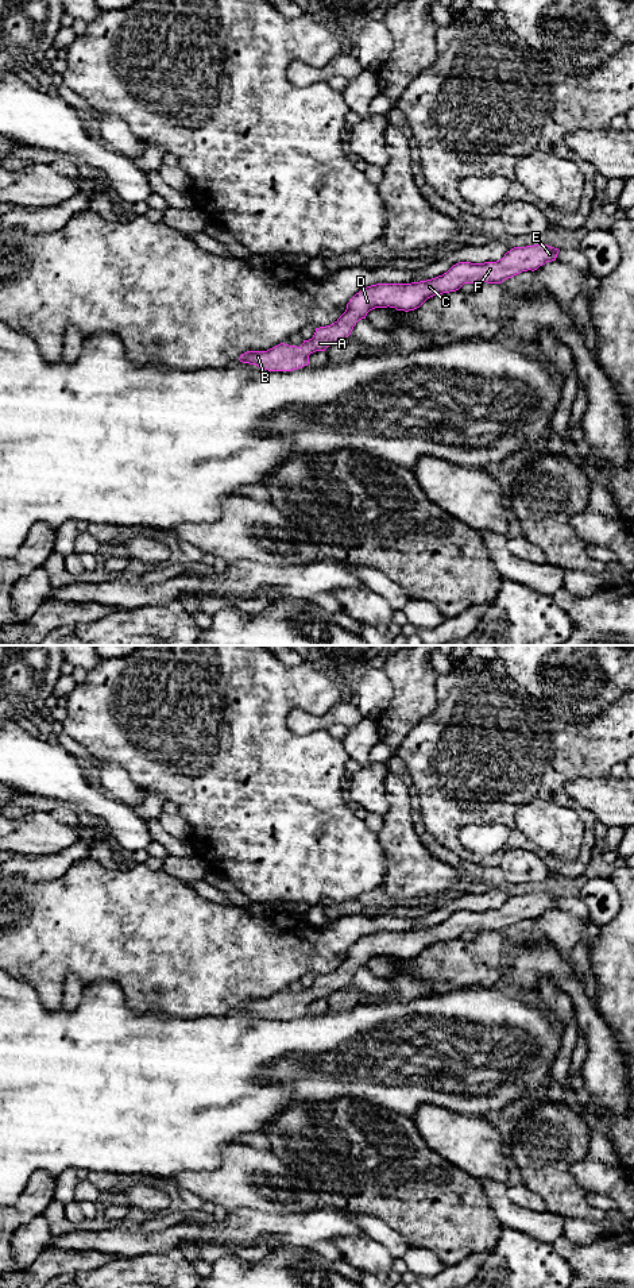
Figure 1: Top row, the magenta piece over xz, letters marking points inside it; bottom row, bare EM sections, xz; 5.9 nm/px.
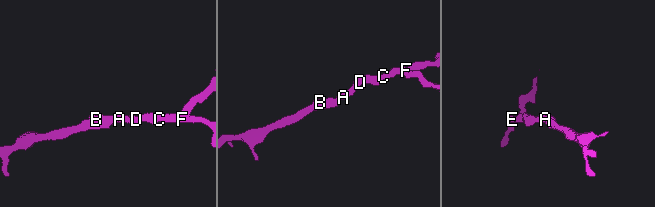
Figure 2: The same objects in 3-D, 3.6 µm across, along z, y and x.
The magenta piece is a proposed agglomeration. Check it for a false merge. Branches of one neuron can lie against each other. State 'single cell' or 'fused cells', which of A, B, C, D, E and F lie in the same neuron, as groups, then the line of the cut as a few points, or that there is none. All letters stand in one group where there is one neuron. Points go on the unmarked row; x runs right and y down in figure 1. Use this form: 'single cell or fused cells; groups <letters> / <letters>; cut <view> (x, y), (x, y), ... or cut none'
single cell; groups A B C D E F; cut none

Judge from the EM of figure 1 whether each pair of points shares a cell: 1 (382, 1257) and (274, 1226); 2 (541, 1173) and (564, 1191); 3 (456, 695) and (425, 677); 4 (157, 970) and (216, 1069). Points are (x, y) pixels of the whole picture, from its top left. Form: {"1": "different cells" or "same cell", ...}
{"1": "different cells", "2": "same cell", "3": "different cells", "4": "different cells"}

